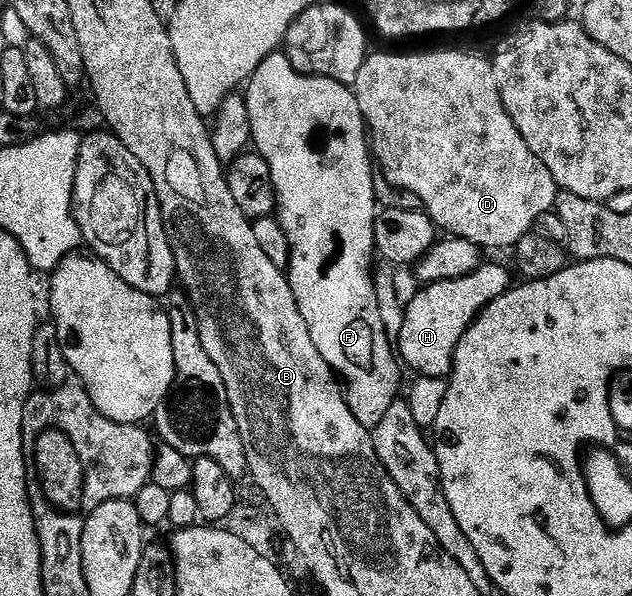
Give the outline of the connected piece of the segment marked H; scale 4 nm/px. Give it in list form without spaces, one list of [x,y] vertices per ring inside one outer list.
[[[484,264],[460,280],[432,282],[423,285],[416,300],[406,307],[404,328],[396,339],[396,350],[401,361],[423,378],[443,378],[454,369],[454,353],[468,328],[486,309],[488,303],[504,296],[511,289],[510,274],[502,266]]]

